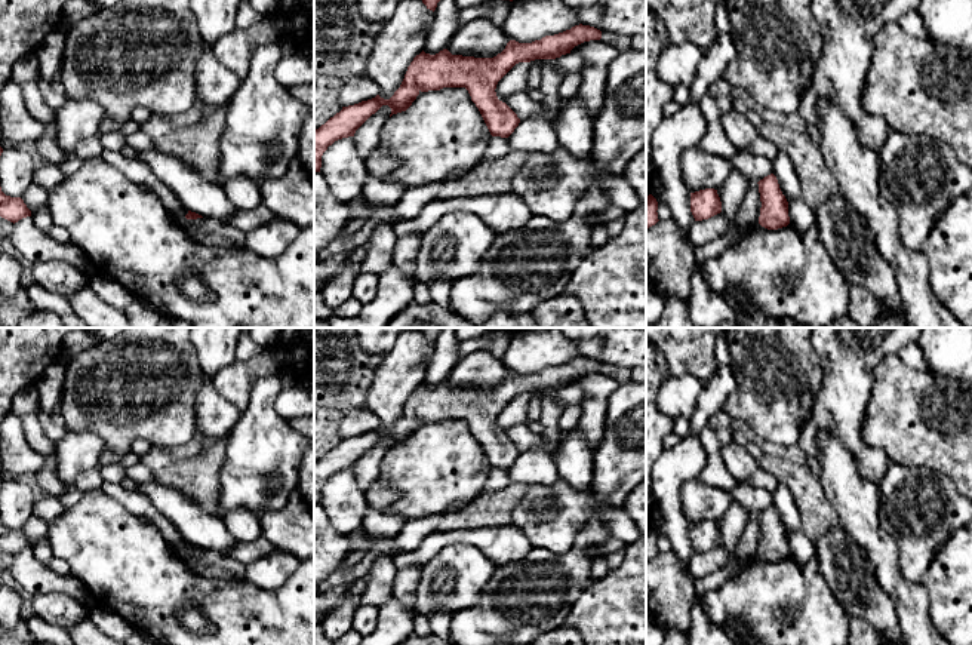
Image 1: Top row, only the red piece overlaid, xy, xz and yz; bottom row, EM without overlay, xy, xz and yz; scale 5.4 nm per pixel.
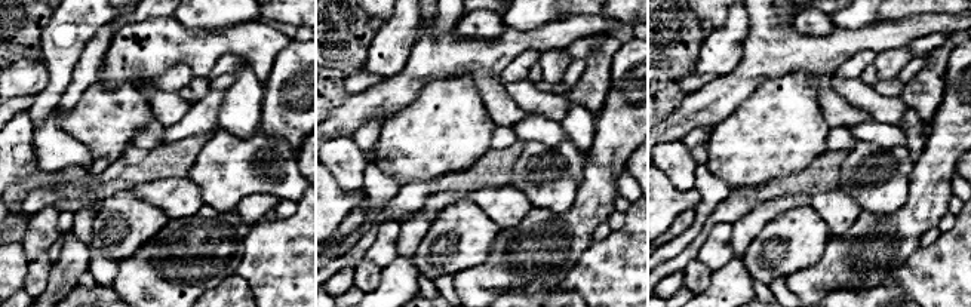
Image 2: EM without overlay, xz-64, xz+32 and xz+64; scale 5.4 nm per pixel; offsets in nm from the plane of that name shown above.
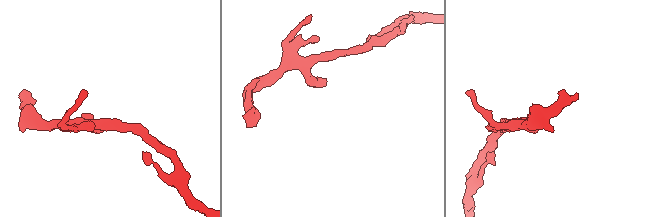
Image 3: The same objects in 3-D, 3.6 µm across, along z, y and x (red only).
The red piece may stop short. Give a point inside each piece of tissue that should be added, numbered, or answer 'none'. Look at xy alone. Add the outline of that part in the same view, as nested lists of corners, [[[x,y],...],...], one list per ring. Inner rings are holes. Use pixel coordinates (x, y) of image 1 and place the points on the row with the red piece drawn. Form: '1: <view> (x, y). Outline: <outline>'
none

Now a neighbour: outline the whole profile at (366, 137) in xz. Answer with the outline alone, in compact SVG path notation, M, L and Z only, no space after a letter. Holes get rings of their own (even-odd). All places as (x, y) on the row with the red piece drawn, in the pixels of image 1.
M382 105L375 114L372 114L354 133L354 142L357 151L363 160L366 160L370 151L379 145L379 135L384 123L391 114L388 105Z

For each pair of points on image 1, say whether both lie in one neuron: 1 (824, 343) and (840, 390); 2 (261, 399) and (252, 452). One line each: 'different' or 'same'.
1: same
2: same

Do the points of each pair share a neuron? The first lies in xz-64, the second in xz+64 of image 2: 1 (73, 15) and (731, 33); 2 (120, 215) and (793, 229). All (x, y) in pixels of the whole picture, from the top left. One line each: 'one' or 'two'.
1: one
2: one

